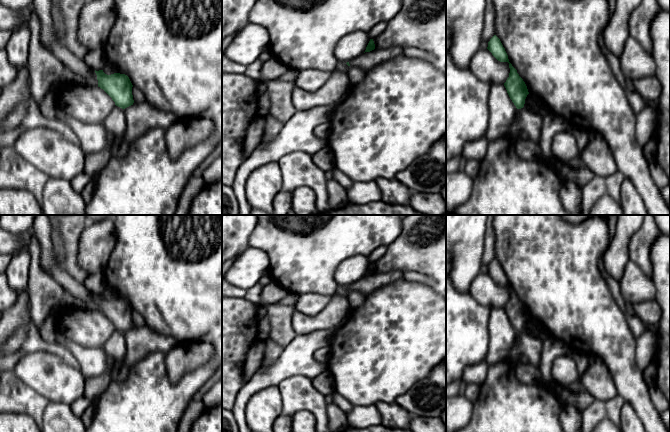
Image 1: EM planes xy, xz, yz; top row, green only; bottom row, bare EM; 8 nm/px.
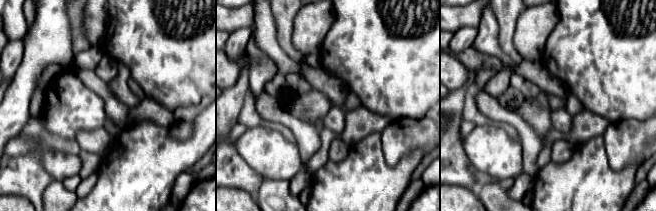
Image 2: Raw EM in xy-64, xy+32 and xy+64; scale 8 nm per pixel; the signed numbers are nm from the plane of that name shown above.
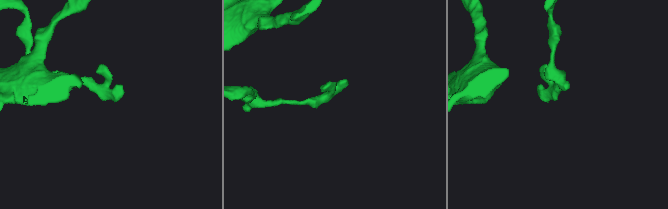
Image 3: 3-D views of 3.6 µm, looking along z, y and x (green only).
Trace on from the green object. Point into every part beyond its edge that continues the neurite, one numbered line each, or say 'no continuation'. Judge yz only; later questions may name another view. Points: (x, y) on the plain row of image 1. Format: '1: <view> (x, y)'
no continuation

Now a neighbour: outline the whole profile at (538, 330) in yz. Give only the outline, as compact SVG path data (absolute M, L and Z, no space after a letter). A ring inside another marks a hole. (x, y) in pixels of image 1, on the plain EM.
M530 317L526 321L529 330L541 341L544 341L550 337L550 333L538 322L534 321Z

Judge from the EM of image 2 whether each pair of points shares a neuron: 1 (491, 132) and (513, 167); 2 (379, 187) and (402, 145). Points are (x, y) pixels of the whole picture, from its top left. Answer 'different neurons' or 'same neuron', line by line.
1: same neuron
2: different neurons

